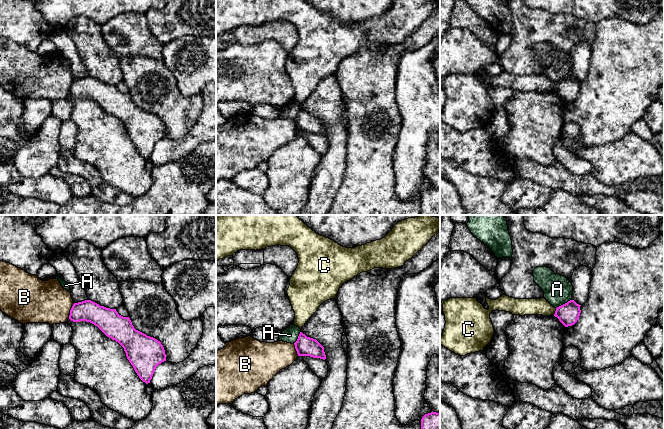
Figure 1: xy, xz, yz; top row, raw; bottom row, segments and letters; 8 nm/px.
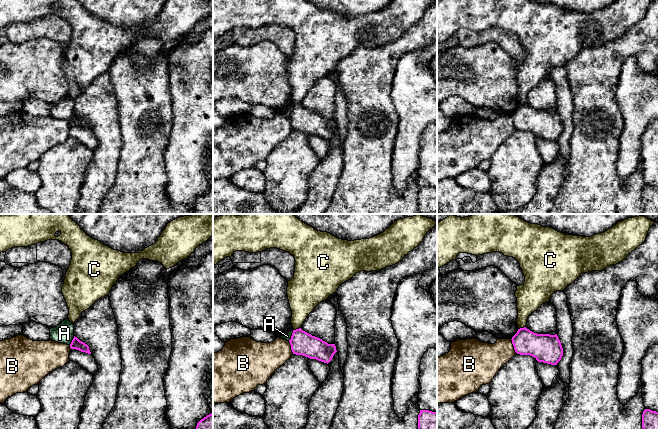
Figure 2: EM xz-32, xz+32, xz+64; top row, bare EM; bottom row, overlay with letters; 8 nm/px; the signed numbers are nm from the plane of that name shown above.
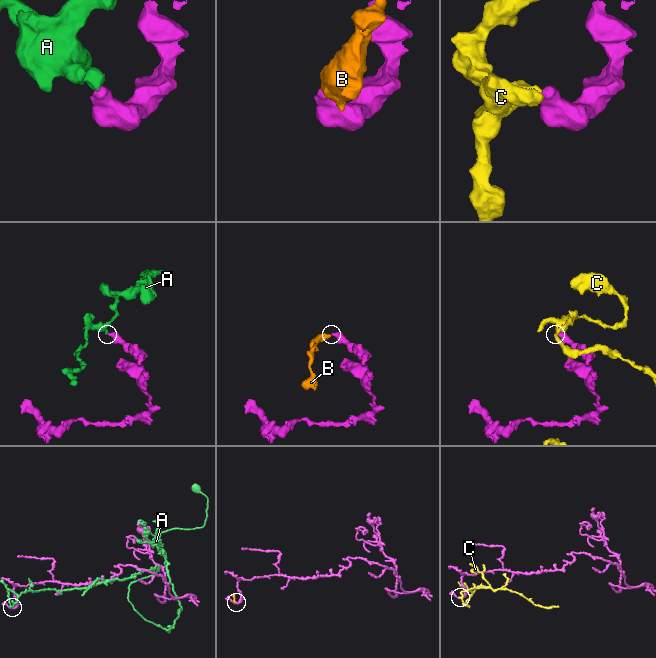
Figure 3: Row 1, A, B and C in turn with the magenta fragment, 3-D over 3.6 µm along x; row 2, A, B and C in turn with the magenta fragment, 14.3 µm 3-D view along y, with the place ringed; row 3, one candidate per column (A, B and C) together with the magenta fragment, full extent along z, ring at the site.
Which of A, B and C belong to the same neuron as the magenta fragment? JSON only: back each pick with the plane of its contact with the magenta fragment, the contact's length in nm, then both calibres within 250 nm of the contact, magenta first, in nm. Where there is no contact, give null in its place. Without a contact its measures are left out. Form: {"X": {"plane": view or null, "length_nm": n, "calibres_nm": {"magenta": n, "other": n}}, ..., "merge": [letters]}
{"merge": []}

